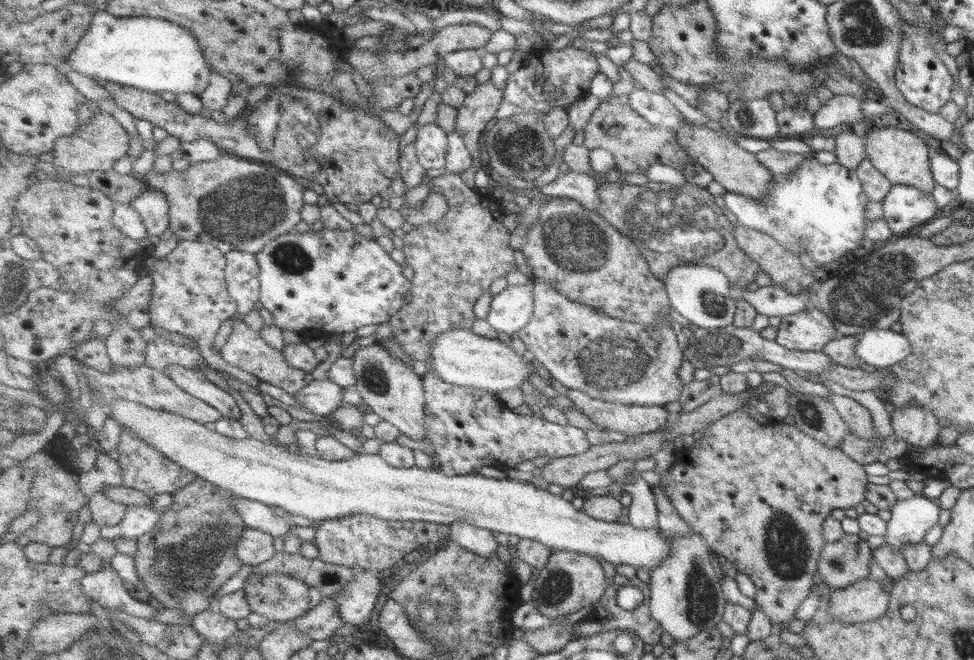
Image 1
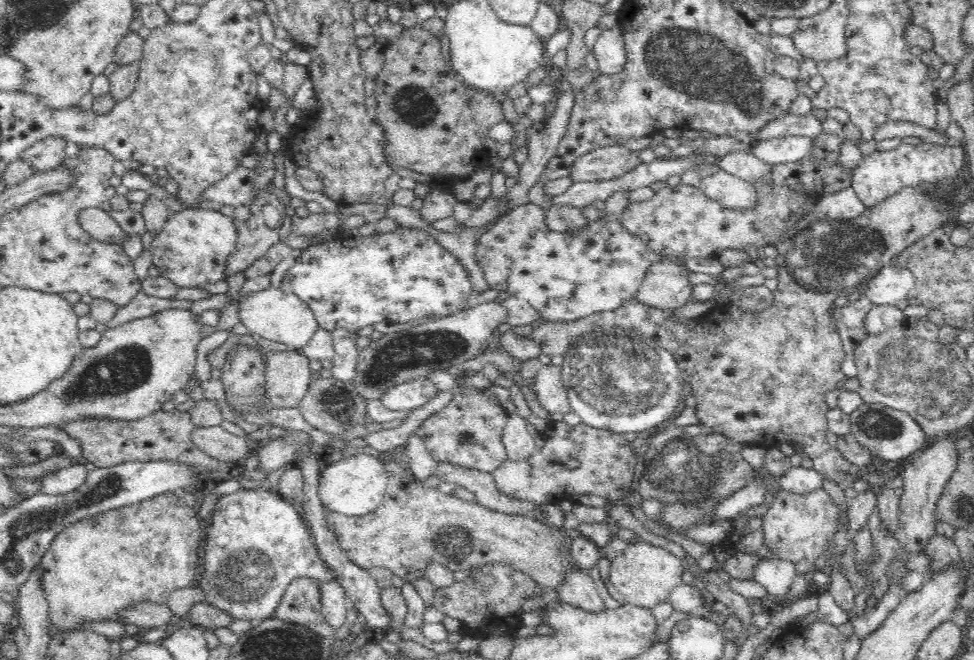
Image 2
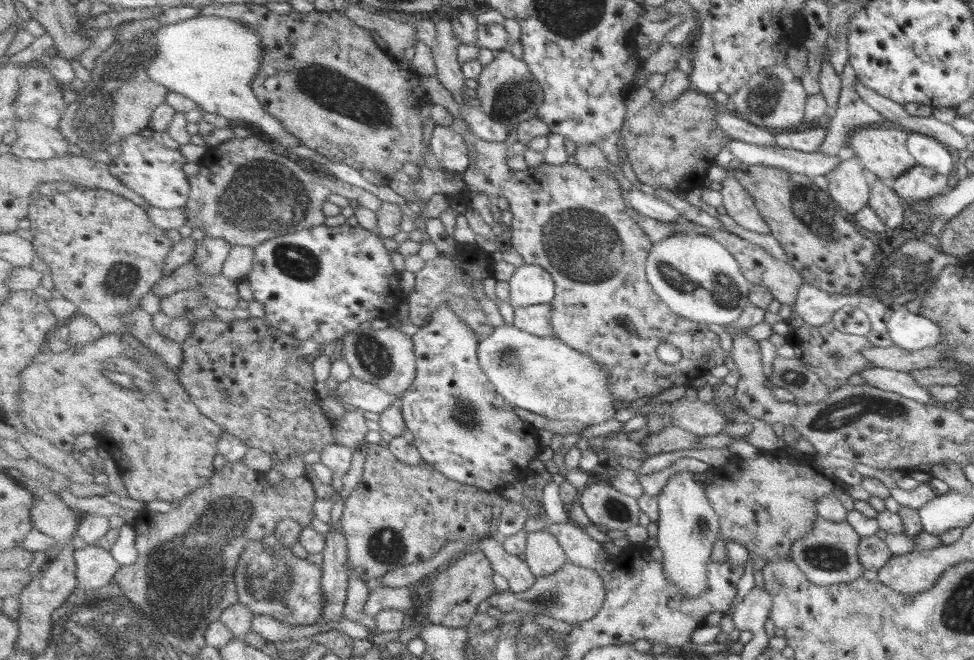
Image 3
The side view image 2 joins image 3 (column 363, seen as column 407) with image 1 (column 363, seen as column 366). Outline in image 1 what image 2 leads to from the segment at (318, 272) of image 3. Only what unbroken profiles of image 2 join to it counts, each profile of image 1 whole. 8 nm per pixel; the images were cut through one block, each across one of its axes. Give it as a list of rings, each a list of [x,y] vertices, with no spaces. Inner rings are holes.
[[[296,230],[289,232],[288,234],[279,236],[277,239],[272,240],[262,252],[257,255],[260,267],[261,267],[261,303],[269,310],[275,317],[274,324],[280,326],[284,330],[297,331],[308,329],[318,329],[320,326],[324,326],[326,332],[355,332],[362,326],[372,326],[372,324],[385,324],[390,323],[393,319],[393,315],[397,315],[406,304],[404,304],[403,296],[414,290],[414,280],[406,278],[404,276],[404,267],[402,267],[390,253],[382,247],[374,239],[362,236],[358,234],[356,230],[334,230],[336,234],[336,240],[330,248],[327,245],[327,241],[322,237],[322,232],[308,231],[307,233],[300,233]]]

